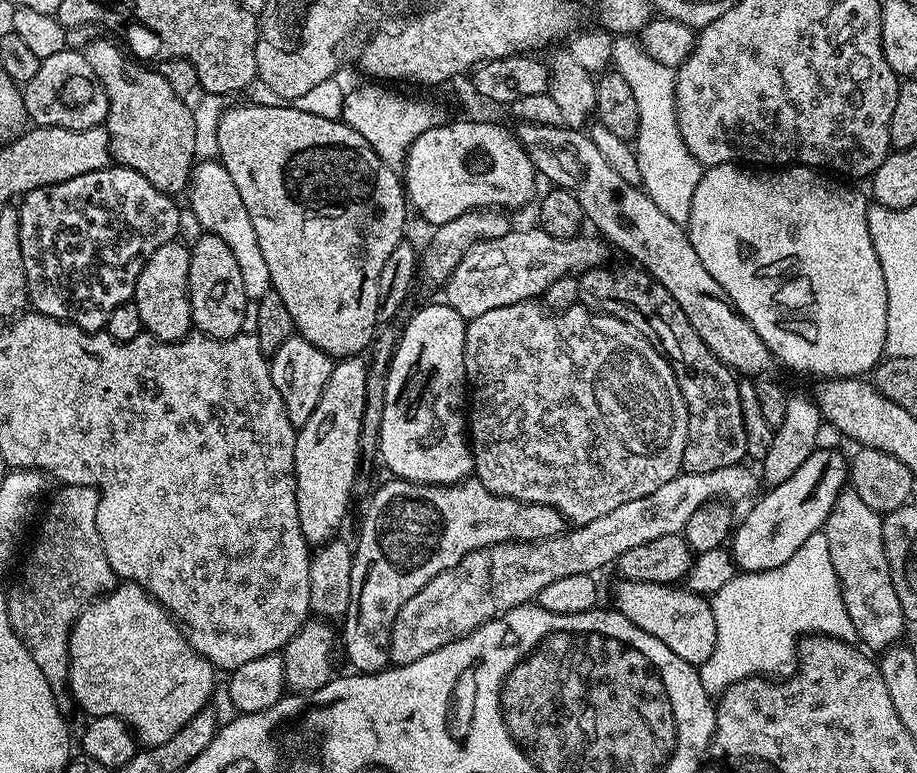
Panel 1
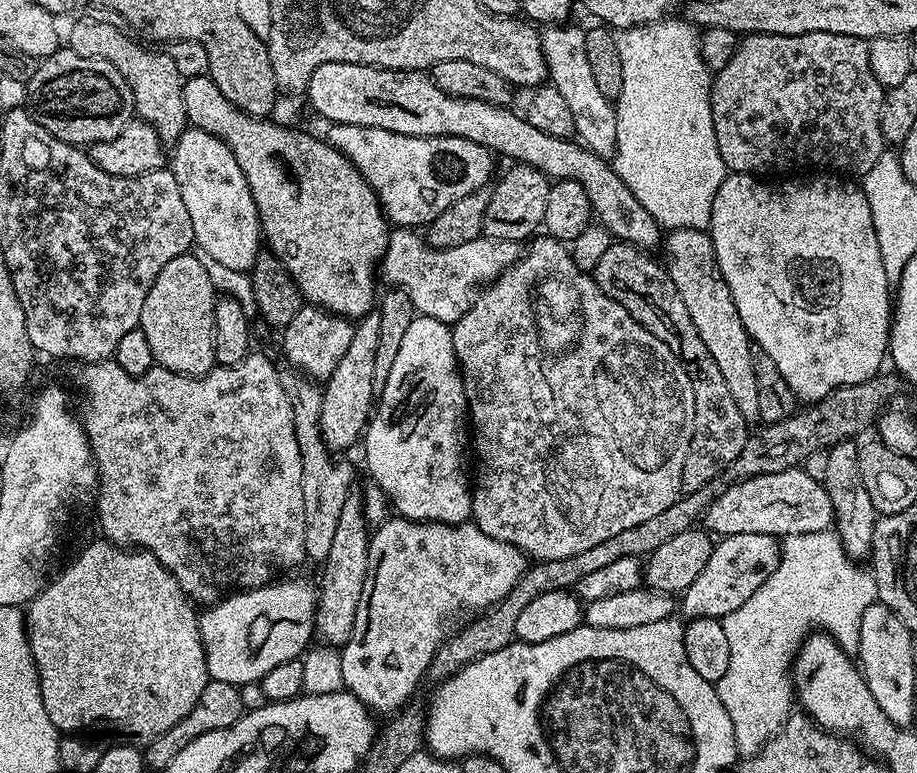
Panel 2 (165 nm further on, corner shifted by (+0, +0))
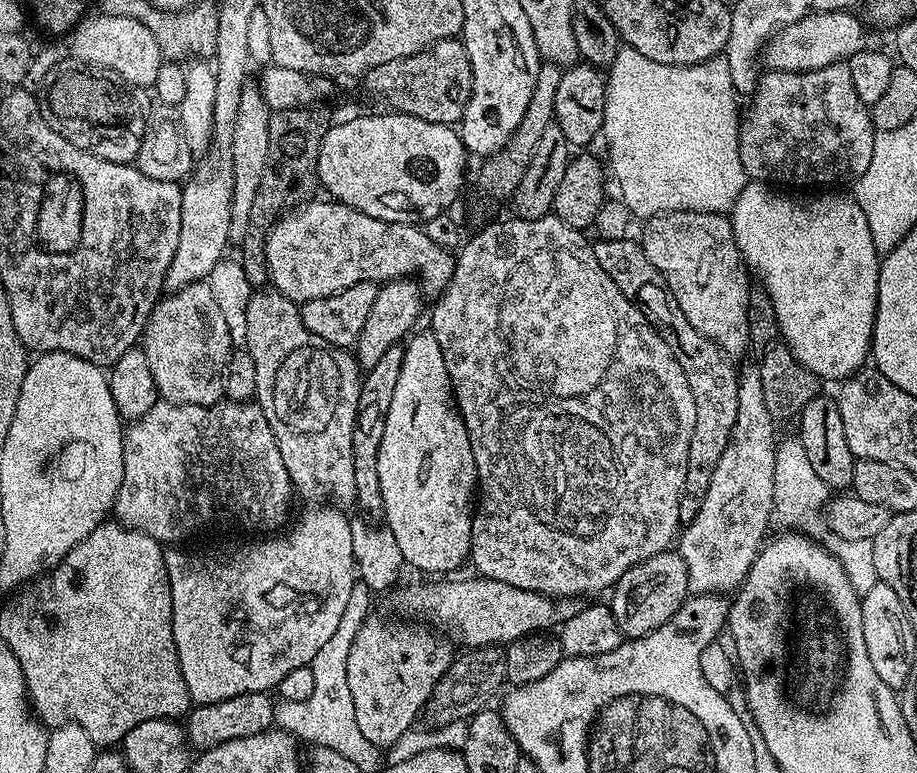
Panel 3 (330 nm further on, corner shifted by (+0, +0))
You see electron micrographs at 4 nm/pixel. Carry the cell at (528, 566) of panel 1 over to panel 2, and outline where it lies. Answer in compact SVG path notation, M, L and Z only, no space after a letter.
M803 467L778 470L776 474L758 474L754 478L729 483L727 487L725 492L724 489L717 491L702 517L703 527L717 537L770 534L783 538L794 534L827 532L833 527L830 494L826 494L823 483L811 477Z

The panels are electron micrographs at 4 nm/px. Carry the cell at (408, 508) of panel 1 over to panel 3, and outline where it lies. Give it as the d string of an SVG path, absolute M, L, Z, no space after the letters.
M369 614L362 622L362 630L358 630L358 638L354 638L354 646L350 646L350 659L346 662L346 678L349 679L350 695L354 697L354 715L358 717L358 730L362 730L363 736L366 737L366 742L374 742L374 746L378 746L382 750L387 750L392 744L398 741L407 731L414 728L416 716L423 713L424 705L427 704L432 696L434 686L446 674L446 670L452 665L454 659L454 651L447 644L449 641L445 639L439 631L433 630L431 627L425 626L420 622L406 622L410 624L399 624L396 620L383 620L377 614Z

